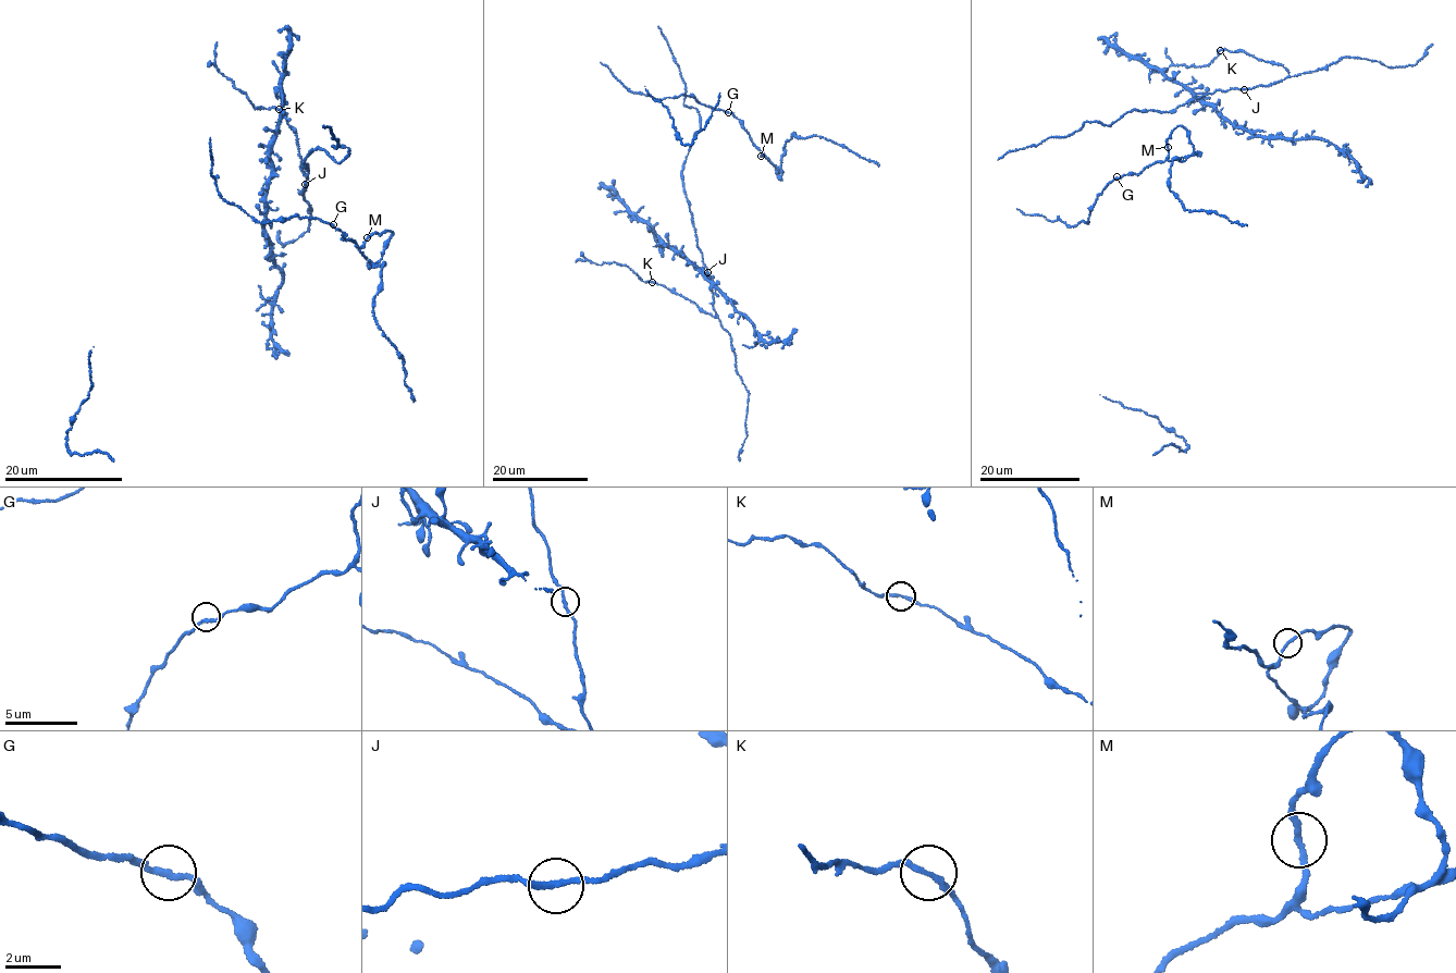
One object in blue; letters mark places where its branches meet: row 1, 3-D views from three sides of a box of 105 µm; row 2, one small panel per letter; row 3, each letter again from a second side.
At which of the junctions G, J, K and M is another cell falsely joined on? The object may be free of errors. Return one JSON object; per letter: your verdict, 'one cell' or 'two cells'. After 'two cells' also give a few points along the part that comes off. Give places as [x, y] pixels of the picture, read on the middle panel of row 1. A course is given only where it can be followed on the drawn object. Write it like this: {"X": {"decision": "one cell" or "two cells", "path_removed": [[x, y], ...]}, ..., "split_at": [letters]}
{"G": {"decision": "one cell"}, "J": {"decision": "one cell"}, "K": {"decision": "one cell"}, "M": {"decision": "one cell"}, "split_at": []}

